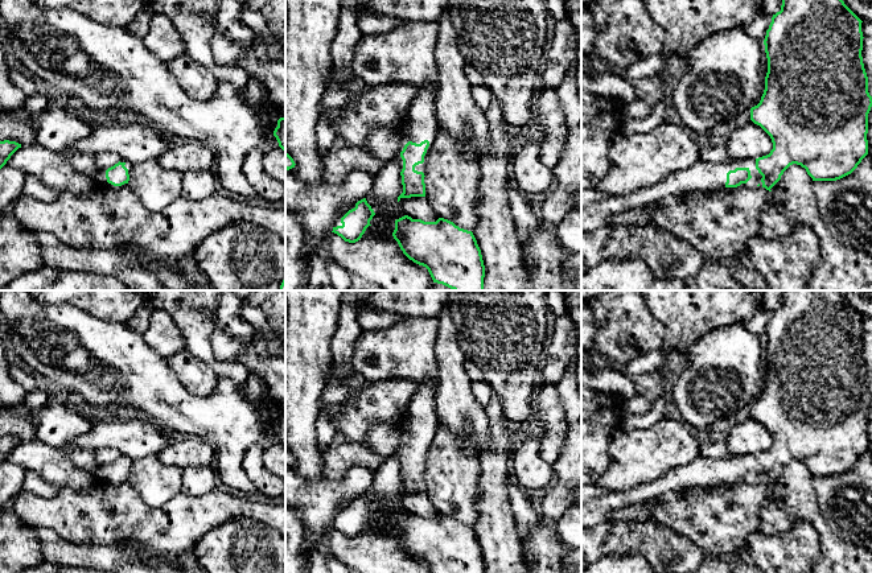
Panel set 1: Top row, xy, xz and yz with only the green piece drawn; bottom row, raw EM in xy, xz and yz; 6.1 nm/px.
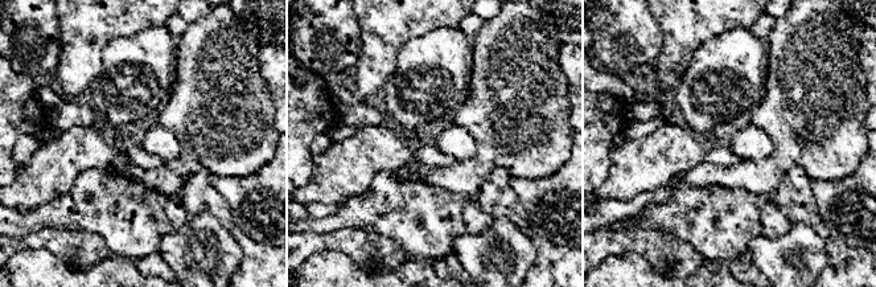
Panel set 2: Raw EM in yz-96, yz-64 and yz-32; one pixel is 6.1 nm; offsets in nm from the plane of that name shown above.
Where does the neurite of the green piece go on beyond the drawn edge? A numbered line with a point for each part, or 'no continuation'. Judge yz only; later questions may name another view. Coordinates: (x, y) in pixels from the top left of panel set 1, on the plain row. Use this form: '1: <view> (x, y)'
1: yz (702, 471)

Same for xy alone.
1: xy (101, 474)

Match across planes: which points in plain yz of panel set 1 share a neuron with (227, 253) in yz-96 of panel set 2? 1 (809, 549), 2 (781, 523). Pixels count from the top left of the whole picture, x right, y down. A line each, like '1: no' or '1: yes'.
1: yes
2: no

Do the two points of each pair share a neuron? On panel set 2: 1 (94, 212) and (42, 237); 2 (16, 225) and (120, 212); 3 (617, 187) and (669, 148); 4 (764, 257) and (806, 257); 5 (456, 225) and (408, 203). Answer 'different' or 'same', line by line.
1: different
2: same
3: same
4: same
5: same

